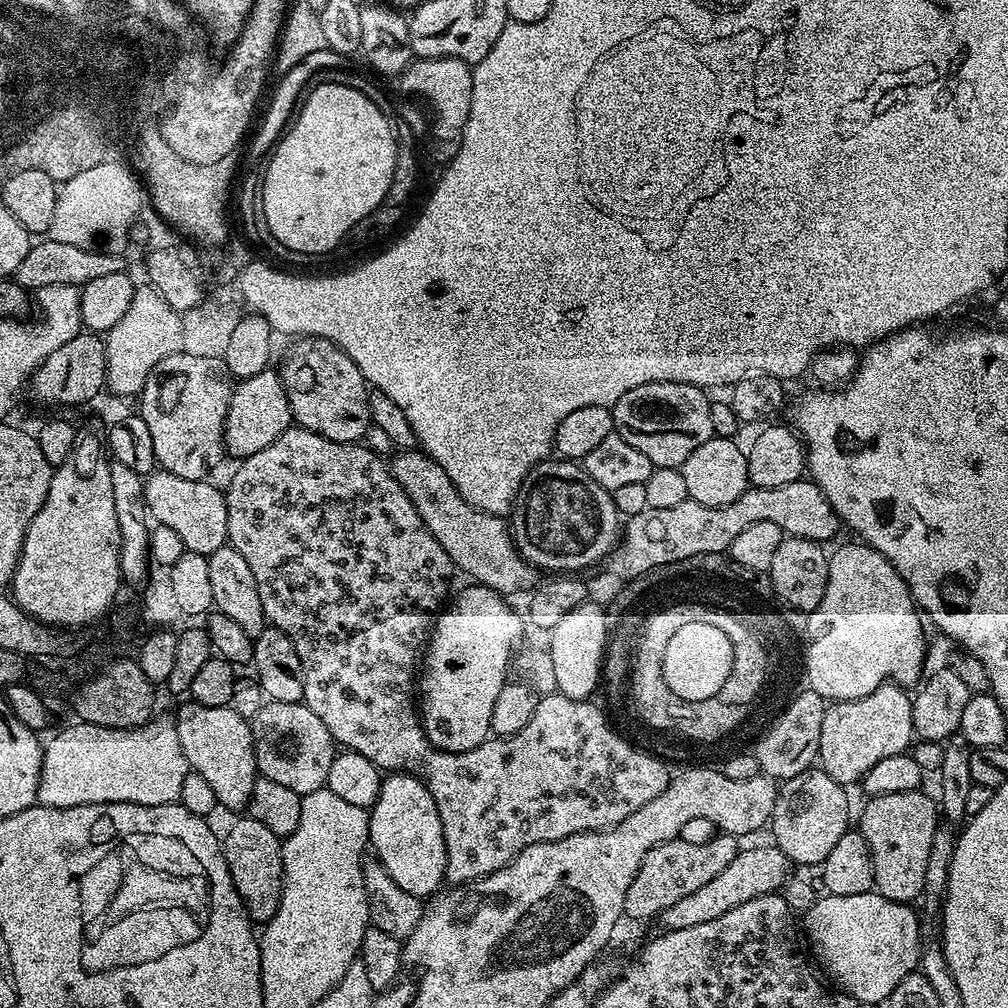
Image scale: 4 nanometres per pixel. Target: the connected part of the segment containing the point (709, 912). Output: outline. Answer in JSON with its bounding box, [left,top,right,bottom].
[658,847,790,932]

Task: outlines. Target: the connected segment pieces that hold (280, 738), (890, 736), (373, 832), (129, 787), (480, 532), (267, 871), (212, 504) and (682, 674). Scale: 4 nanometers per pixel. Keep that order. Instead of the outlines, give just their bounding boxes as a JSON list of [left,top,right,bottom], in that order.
[[250,700,337,797],[818,682,913,786],[368,772,446,898],[37,718,190,808],[391,450,538,594],[222,818,284,926],[144,470,228,556],[662,622,734,703]]

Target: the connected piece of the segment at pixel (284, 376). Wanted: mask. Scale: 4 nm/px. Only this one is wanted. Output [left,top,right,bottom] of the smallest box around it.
[278,336,372,444]

